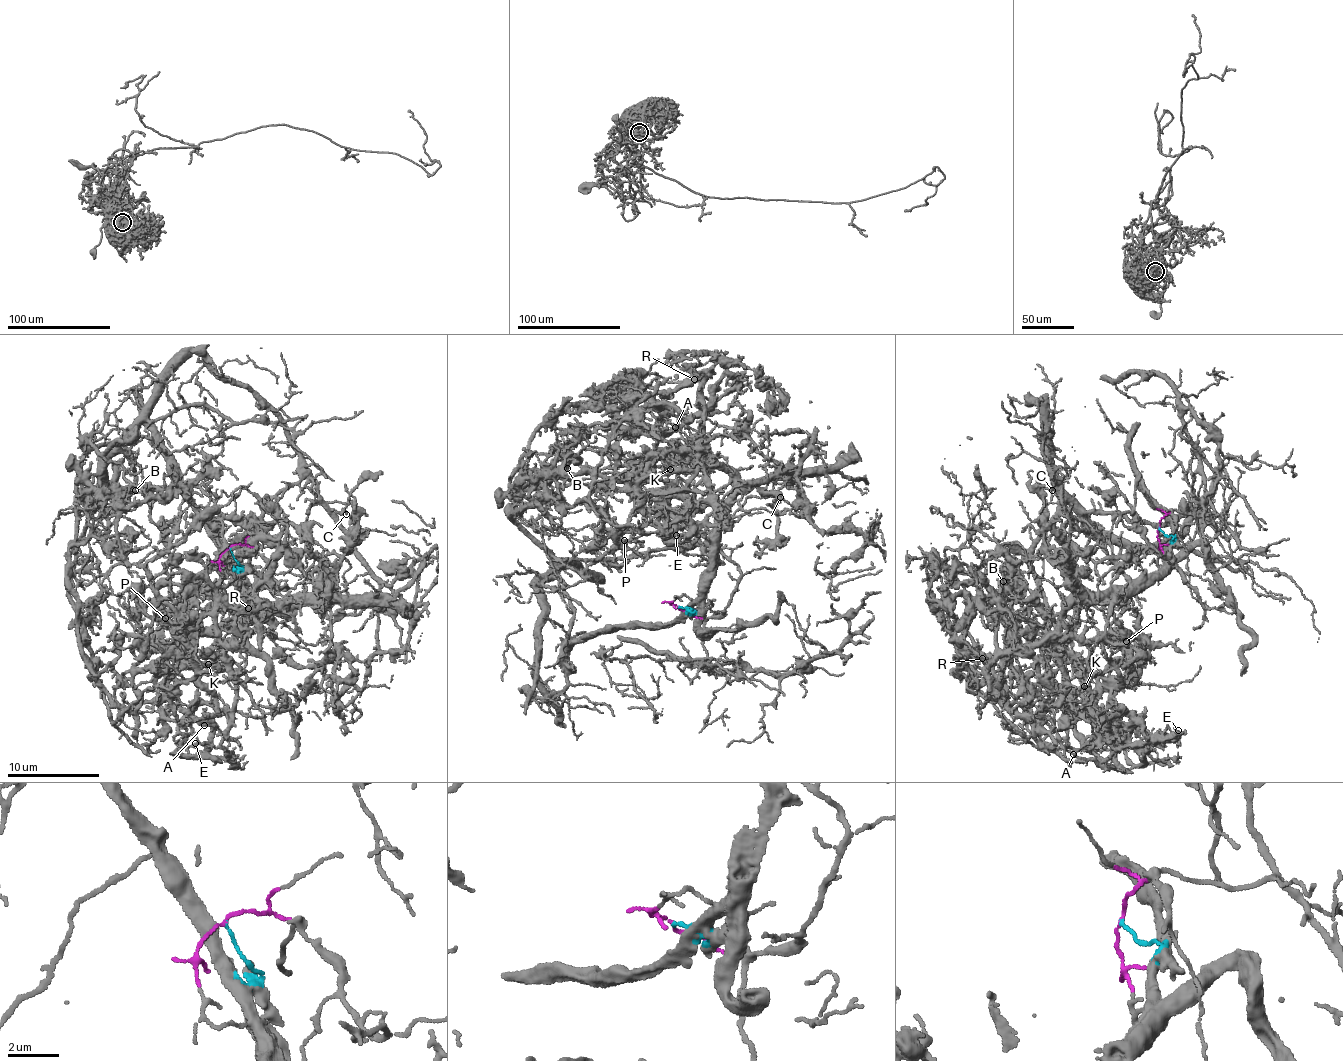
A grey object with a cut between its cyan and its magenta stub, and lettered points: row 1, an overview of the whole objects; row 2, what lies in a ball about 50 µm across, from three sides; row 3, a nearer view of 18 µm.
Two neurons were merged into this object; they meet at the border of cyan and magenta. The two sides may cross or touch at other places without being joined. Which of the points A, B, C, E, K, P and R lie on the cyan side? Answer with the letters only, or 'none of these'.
A, B, C, E, K, P, R

